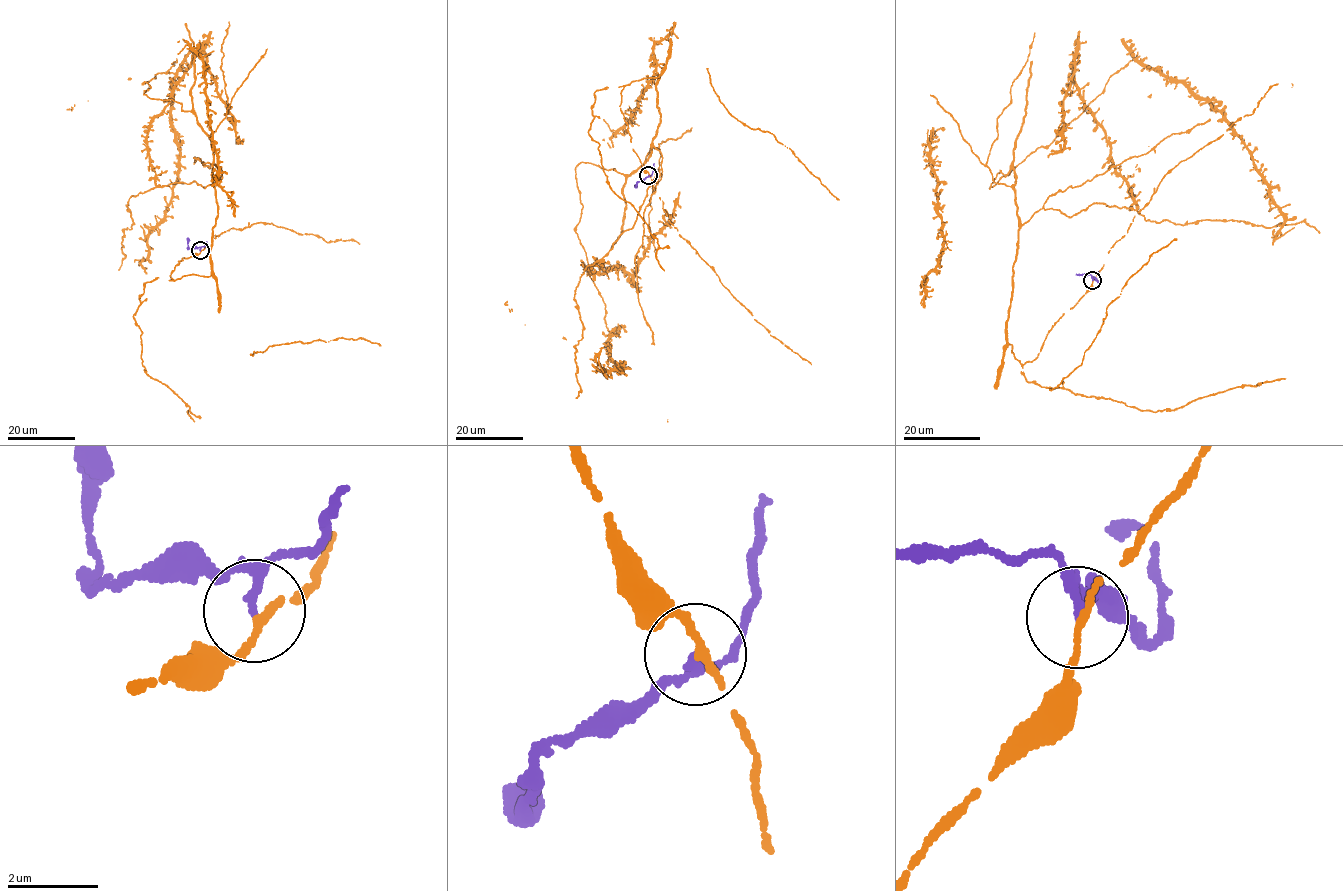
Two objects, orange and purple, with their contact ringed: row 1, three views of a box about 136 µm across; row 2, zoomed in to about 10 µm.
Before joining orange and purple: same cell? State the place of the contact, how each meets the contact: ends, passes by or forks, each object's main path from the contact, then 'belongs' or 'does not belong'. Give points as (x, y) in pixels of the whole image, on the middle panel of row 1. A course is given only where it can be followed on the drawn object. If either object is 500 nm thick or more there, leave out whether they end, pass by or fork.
at (648, 175); orange ends there; purple passes by; orange runs (648, 175), (621, 91), (659, 74), (648, 160), (576, 167), (625, 368), (596, 355), (603, 372); purple runs (648, 175), (635, 187), (634, 185); does not belong

